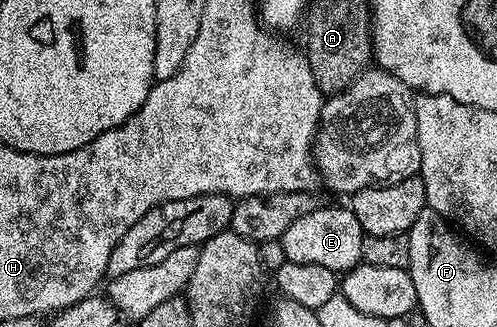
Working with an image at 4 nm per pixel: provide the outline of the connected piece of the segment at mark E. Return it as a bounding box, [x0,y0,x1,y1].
[281,204,364,275]

